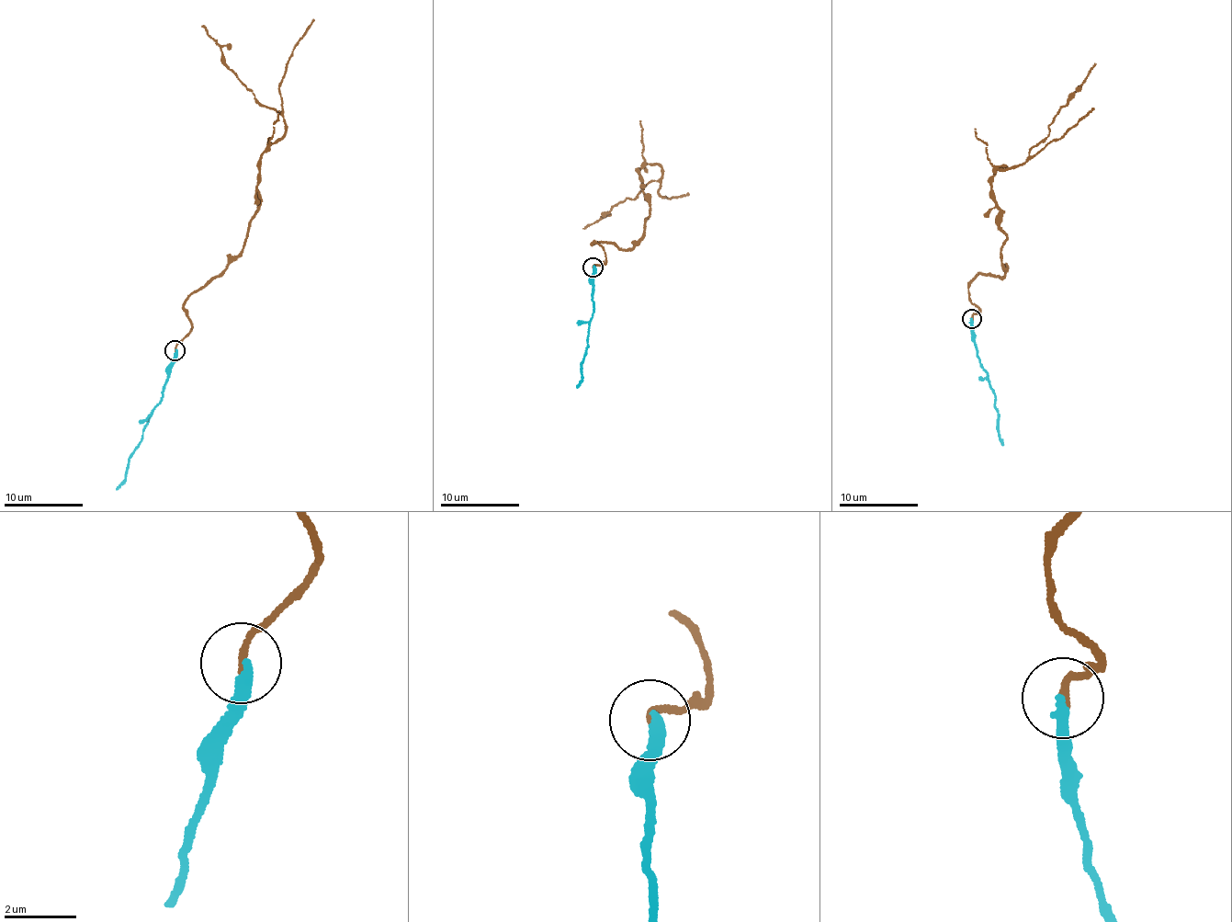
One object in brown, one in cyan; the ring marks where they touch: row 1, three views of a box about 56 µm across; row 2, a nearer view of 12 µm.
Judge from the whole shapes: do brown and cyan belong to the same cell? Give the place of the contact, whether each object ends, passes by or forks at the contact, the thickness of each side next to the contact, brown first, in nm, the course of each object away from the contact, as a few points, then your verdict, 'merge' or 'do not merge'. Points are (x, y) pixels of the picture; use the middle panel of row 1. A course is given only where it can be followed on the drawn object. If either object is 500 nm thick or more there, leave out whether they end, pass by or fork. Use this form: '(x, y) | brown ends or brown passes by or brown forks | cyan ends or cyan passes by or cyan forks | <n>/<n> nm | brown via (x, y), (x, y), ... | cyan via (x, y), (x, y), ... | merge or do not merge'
(593, 267) | brown ends | cyan ends | 190/320 nm | brown via (593, 267), (606, 261), (592, 243), (638, 240), (649, 210), (637, 169), (660, 165), (661, 178), (585, 229) | cyan via (594, 267), (594, 306), (588, 348), (581, 364), (582, 379), (576, 389) | merge

